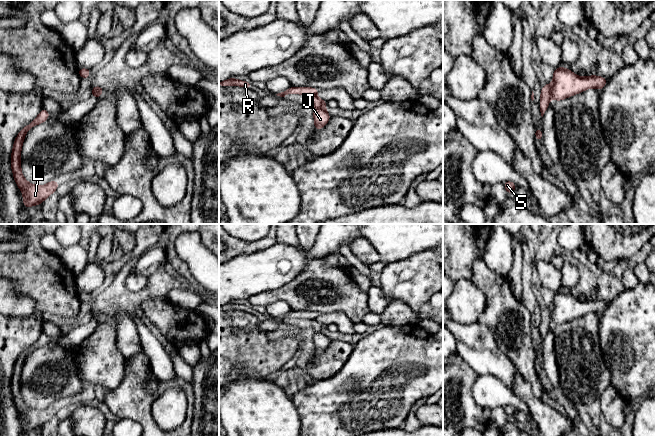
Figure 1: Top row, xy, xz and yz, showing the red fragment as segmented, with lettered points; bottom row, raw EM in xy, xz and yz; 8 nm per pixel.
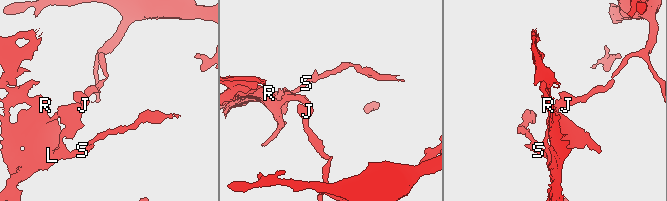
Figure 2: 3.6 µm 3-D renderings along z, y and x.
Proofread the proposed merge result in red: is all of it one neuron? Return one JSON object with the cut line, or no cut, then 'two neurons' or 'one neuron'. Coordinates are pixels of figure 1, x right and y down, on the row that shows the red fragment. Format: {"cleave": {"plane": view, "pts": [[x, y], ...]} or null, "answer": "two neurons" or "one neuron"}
{"cleave": {"plane": "yz", "pts": [[550, 85], [551, 97]]}, "answer": "two neurons"}

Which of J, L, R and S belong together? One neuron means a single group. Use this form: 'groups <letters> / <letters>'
groups J / L R S

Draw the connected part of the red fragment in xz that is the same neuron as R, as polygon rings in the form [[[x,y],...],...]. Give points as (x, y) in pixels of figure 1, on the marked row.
[[[229,78],[227,80],[219,82],[219,86],[222,86],[222,87],[240,86],[240,87],[245,87],[247,89],[251,89],[253,84],[250,82],[243,81],[243,80],[238,80],[236,78]]]

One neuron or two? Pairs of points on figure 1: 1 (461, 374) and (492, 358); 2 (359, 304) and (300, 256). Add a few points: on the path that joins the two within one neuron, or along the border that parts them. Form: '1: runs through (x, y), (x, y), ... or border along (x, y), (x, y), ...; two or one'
1: border along (456, 352), (478, 375); two
2: border along (320, 258), (311, 260), (292, 279); two

